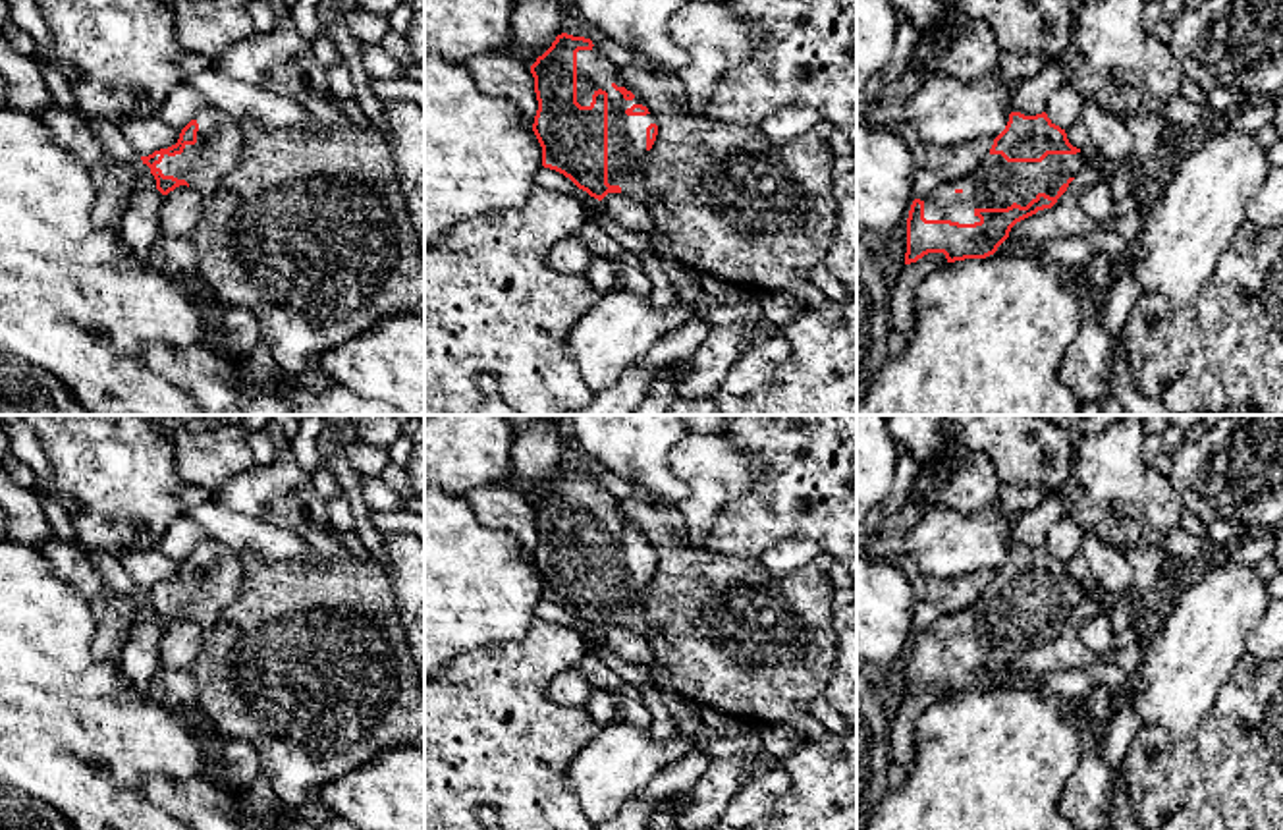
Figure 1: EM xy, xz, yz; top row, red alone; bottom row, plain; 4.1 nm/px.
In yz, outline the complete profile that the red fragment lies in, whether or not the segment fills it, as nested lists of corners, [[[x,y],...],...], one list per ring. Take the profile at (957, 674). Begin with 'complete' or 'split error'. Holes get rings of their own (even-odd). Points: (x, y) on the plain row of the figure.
complete; [[[1069,610],[1055,629],[1038,625],[1026,639],[1013,635],[1007,641],[974,641],[974,649],[980,650],[974,656],[926,652],[924,633],[914,631],[907,650],[905,697],[916,695],[928,685],[943,685],[947,695],[994,687],[1017,654],[1051,641],[1073,612]]]

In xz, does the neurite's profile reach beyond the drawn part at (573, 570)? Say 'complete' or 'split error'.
complete

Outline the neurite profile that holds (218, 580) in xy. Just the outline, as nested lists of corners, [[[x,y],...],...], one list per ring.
[[[206,539],[195,552],[199,556],[197,575],[185,577],[181,587],[164,587],[162,595],[156,596],[164,608],[187,614],[166,627],[160,643],[162,668],[191,668],[205,631],[237,598],[243,585],[241,562],[230,546]]]

